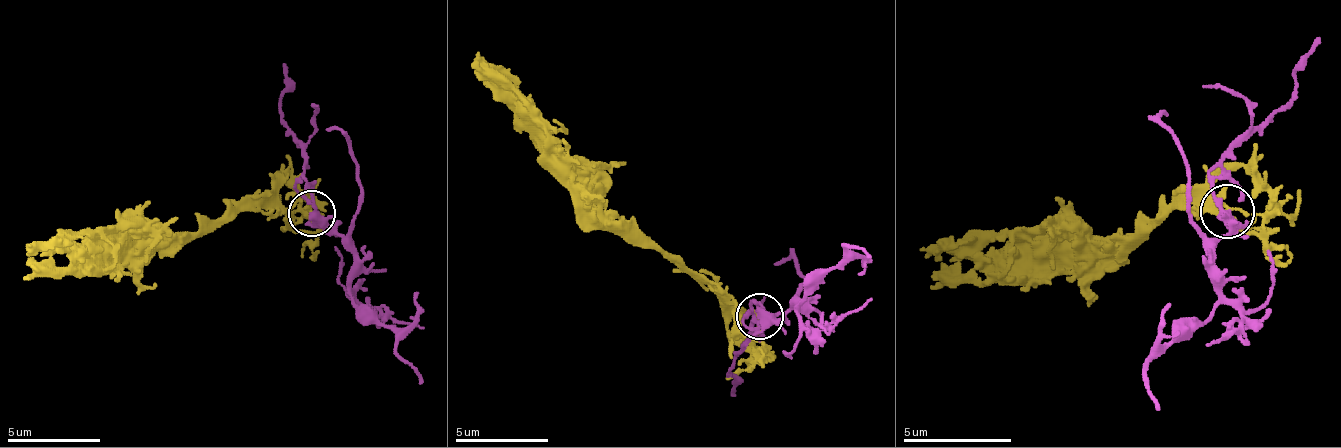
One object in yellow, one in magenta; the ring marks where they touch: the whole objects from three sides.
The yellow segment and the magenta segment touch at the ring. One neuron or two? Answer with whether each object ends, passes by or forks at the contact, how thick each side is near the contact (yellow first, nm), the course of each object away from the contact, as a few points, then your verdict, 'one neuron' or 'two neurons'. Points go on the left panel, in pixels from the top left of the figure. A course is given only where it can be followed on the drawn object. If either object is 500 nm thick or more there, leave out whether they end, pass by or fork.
yellow ends | magenta forks | 180/320 nm | yellow via (310, 212), (296, 202), (231, 207), (193, 235), (57, 245), (25, 277) | magenta via (310, 212), (333, 231), (352, 254), (352, 296), (394, 333), (394, 347), (422, 385) | one neuron

